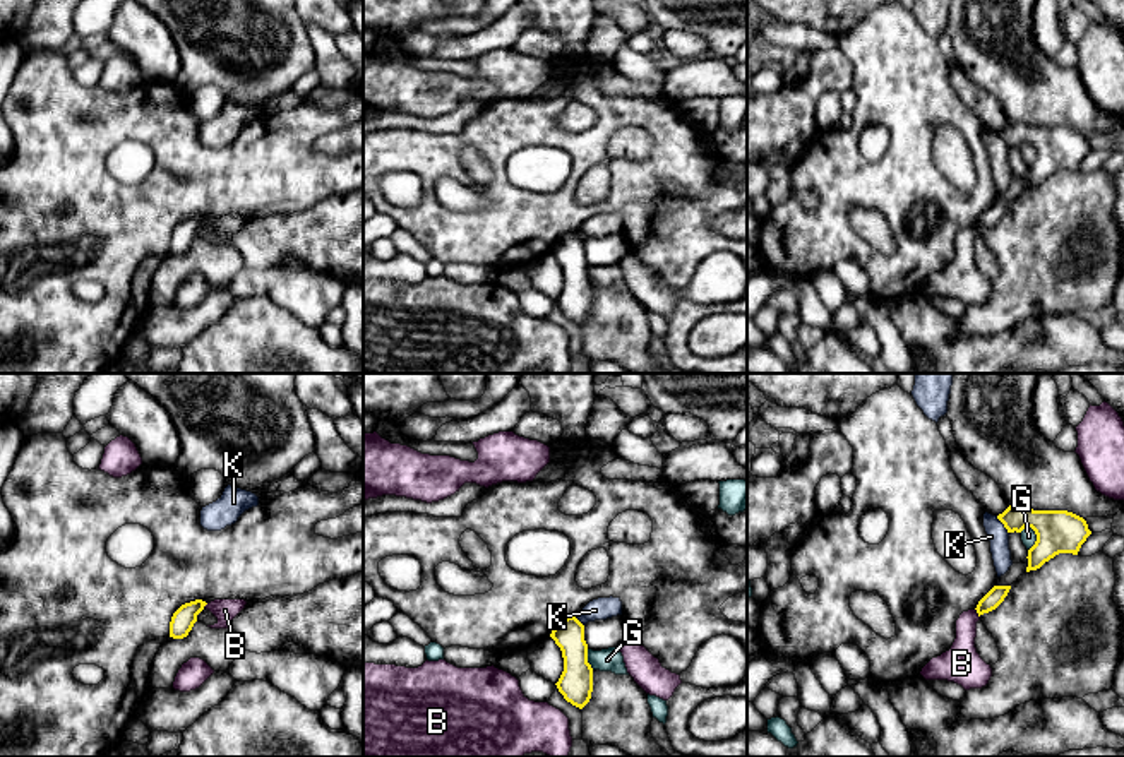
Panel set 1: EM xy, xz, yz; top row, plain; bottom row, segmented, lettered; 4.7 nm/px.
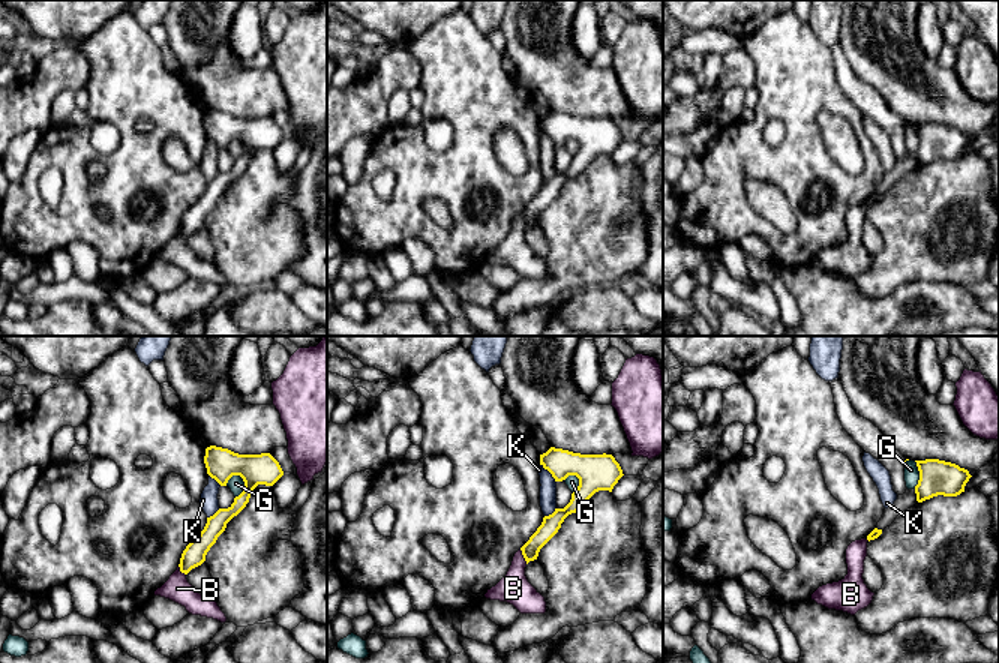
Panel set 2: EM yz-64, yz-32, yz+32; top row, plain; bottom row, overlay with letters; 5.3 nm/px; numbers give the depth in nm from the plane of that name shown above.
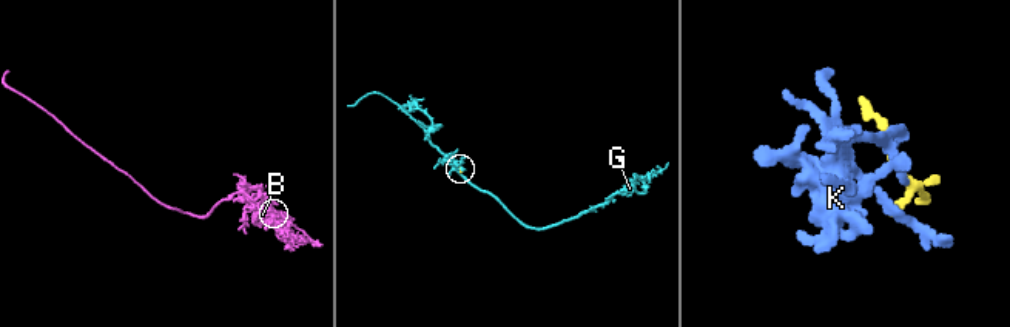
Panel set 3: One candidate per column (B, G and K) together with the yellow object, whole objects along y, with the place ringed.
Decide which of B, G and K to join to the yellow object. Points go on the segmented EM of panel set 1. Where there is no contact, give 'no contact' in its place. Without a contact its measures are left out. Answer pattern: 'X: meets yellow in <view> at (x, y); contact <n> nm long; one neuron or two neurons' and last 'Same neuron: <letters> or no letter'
B: meets yellow in yz at (977, 612); contact 50 nm long; two neurons
G: meets yellow in yz at (1037, 538); contact 130 nm long; two neurons
K: meets yellow in yz at (1003, 523); contact 110 nm long; two neurons
Same neuron: no letter

